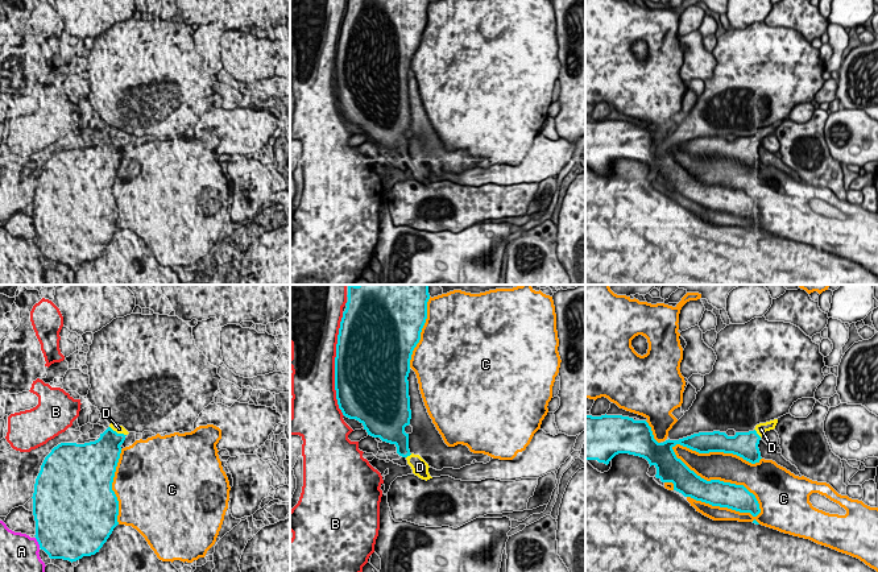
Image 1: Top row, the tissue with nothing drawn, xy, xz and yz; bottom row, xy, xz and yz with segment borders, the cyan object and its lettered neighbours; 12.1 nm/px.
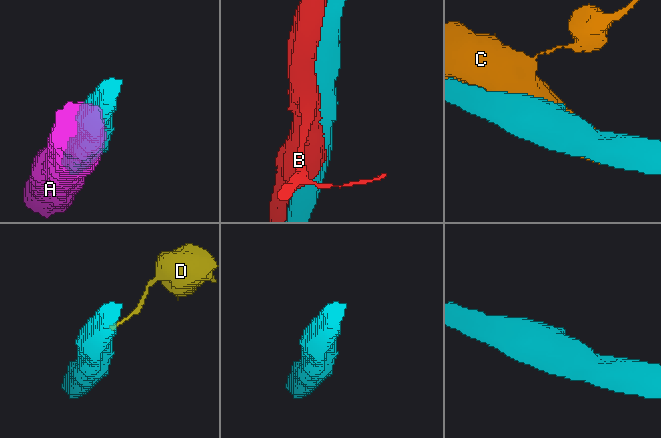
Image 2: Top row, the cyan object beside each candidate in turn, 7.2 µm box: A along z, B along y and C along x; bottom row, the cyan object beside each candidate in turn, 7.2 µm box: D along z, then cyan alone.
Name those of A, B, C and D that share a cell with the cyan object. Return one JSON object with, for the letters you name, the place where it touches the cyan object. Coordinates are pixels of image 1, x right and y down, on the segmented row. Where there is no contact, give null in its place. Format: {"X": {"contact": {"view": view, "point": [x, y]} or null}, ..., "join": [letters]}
{"D": {"contact": {"view": "xy", "point": [116, 432]}}, "join": ["D"]}

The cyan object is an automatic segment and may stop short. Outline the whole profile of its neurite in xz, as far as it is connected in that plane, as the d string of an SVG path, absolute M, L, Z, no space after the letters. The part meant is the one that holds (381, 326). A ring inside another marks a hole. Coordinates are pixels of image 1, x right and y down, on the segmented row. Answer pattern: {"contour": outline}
{"contour": "M349 285L347 297L335 357L339 409L344 416L359 420L368 435L394 444L413 473L427 481L432 478L430 467L419 455L410 452L405 427L411 419L410 360L427 319L428 285Z"}

